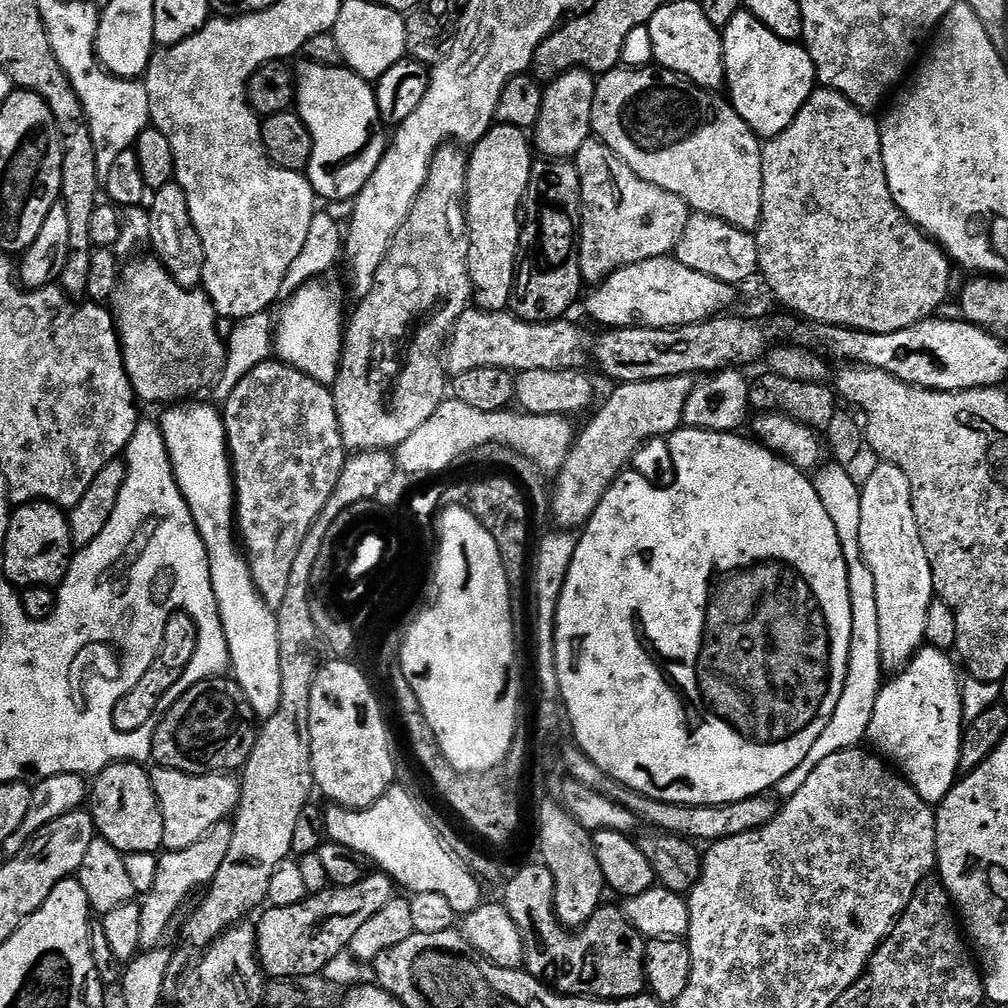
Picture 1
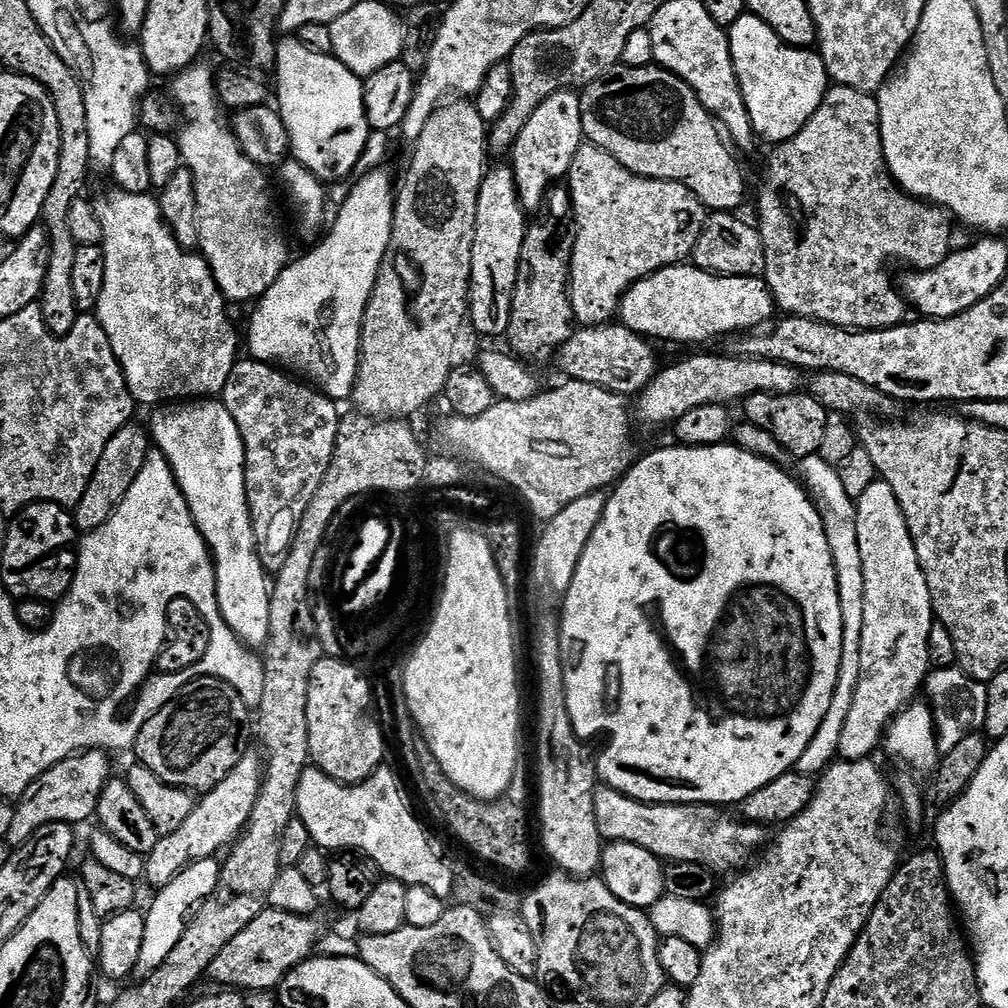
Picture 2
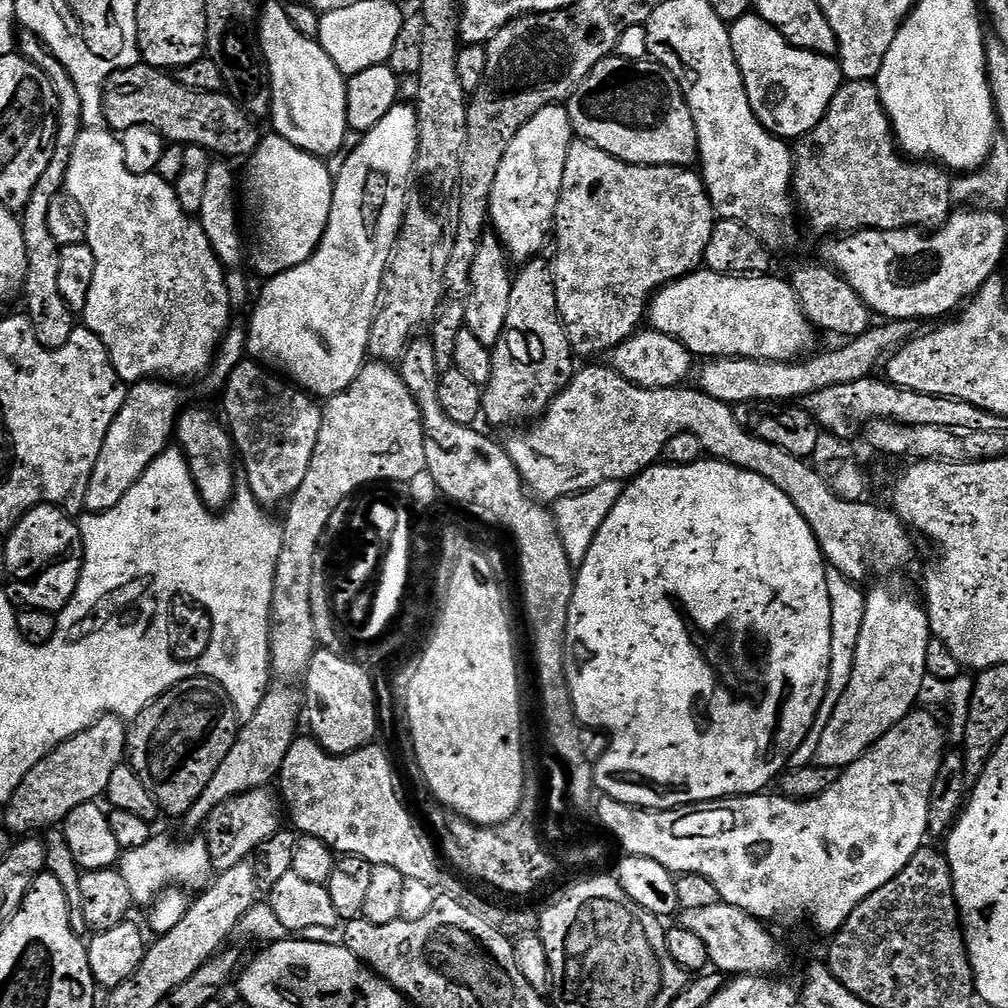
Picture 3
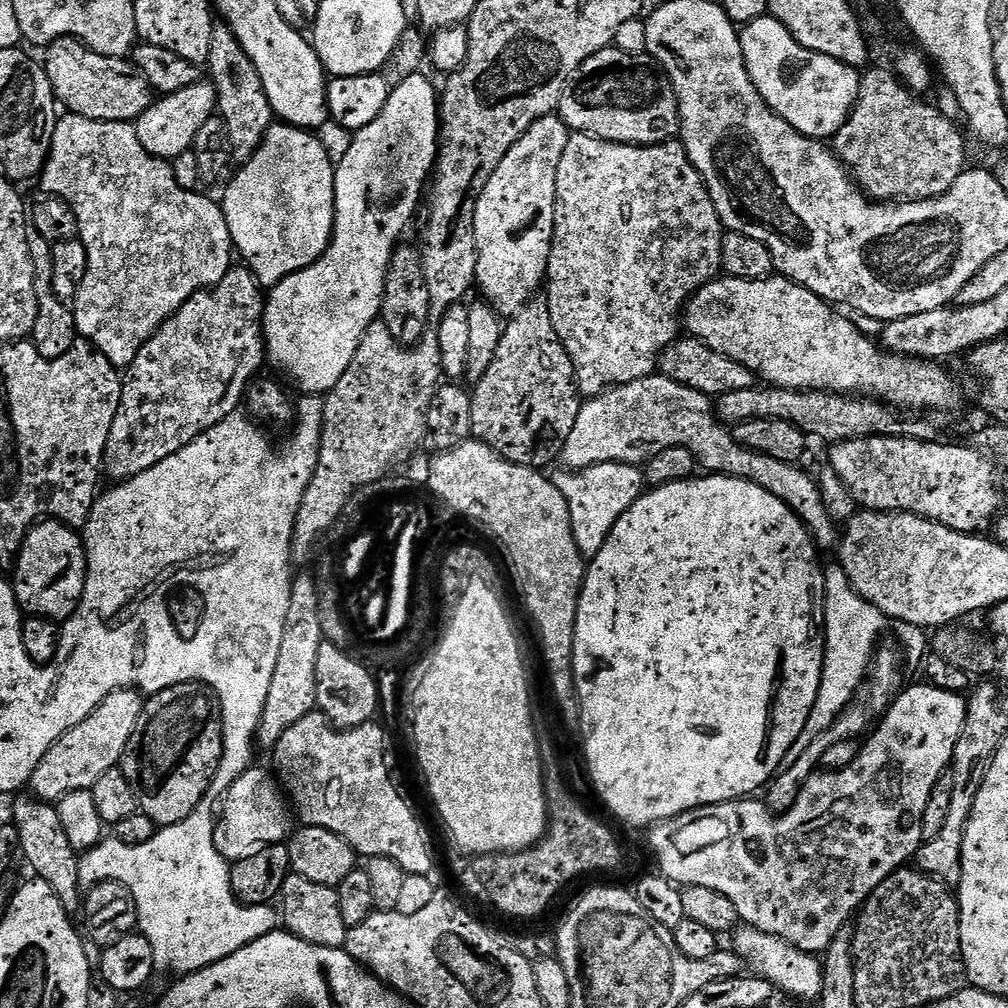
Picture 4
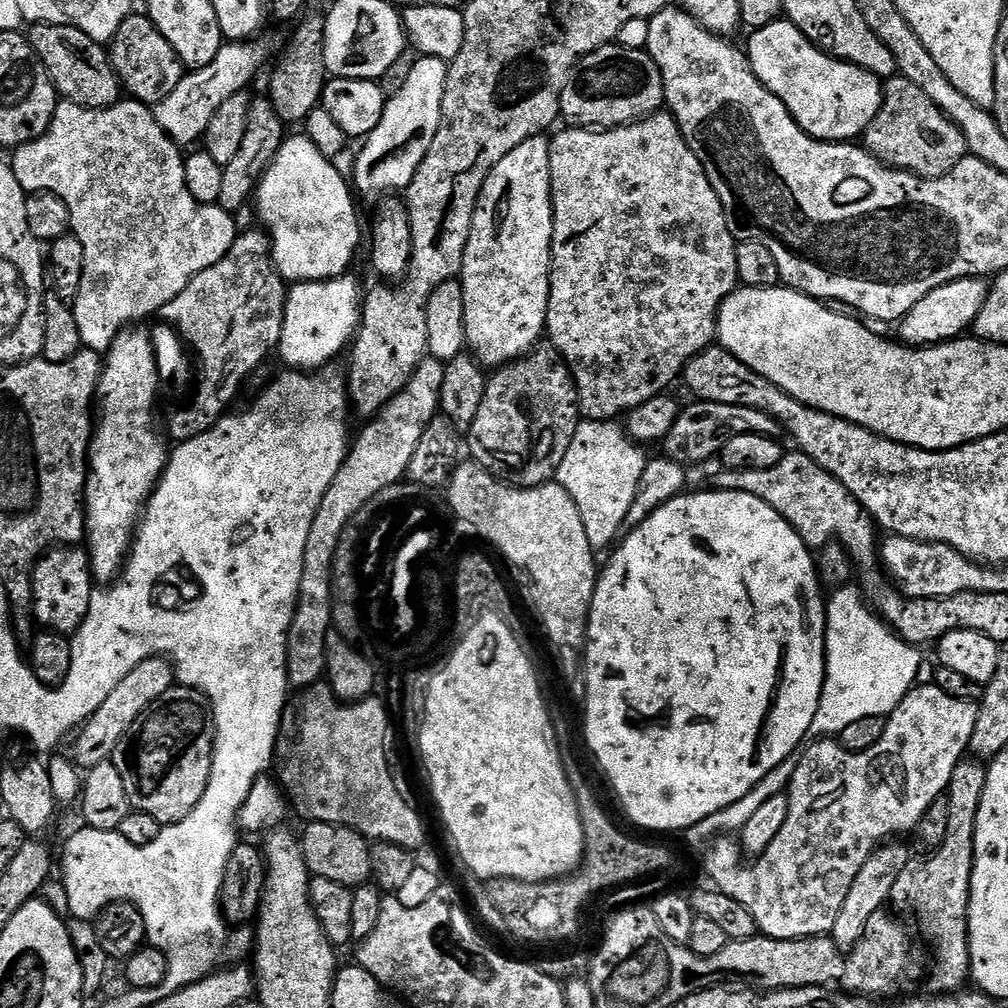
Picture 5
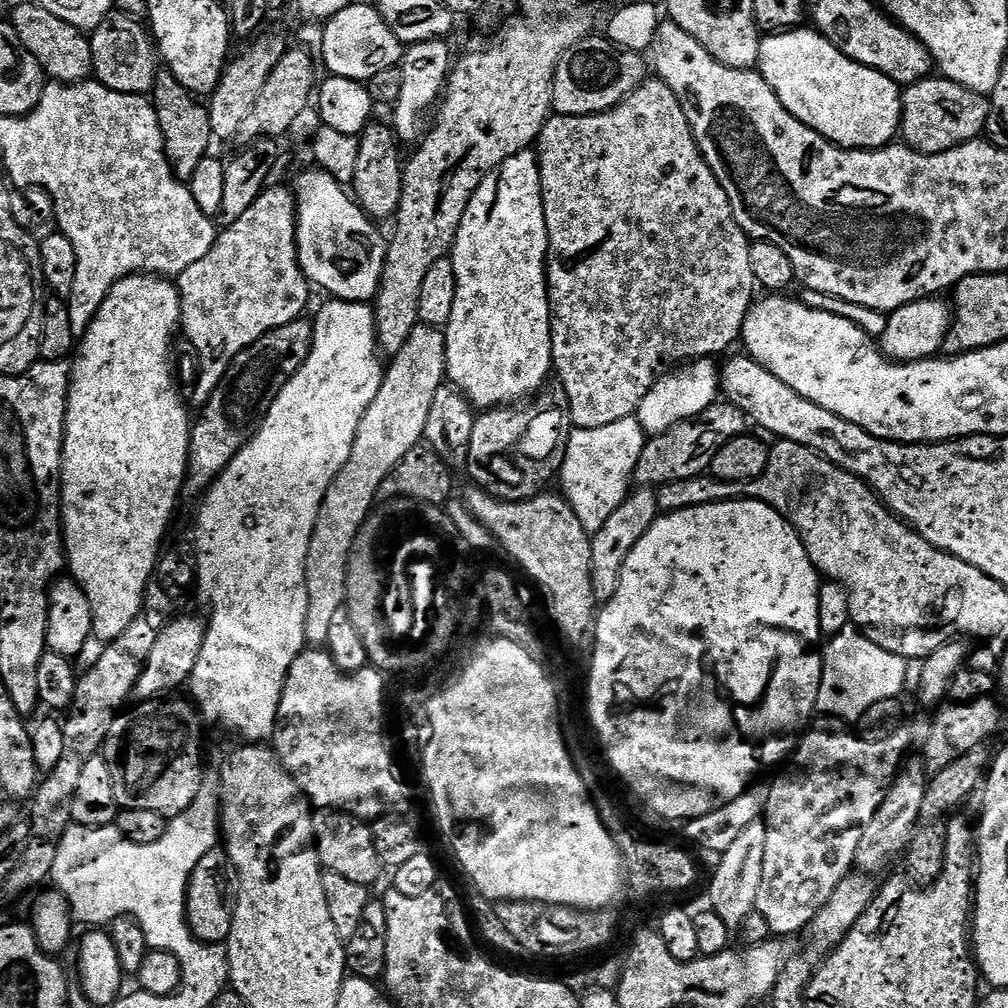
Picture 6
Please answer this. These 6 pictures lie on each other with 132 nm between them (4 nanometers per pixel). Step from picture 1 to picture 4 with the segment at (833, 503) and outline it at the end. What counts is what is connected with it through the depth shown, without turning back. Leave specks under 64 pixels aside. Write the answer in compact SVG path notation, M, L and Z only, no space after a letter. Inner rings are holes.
M825 567L823 574L824 669L818 686L818 698L814 698L814 710L810 710L810 718L803 727L802 734L783 758L780 772L790 770L810 743L814 742L814 738L826 731L847 710L848 705L857 699L878 651L876 643L879 642L880 635L890 627L890 621L882 614L882 610L878 610L873 604L866 602L866 598L856 593L843 568Z

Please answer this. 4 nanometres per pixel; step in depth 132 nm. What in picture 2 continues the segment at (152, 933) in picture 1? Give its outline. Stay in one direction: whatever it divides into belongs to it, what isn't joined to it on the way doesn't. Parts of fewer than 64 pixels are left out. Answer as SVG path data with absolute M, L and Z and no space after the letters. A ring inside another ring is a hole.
M249 750L244 757L214 786L209 792L199 797L193 807L190 818L174 830L174 834L166 834L160 838L158 846L150 850L144 861L143 879L153 884L153 889L165 888L186 866L199 860L211 860L217 855L219 848L227 849L229 844L248 825L250 814L254 810L254 802L258 802L260 787L264 781L264 762L259 751Z

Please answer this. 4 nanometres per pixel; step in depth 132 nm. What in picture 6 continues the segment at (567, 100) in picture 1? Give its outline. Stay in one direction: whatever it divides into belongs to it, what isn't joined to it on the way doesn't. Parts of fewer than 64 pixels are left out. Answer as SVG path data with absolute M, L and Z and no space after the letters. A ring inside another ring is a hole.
M525 150L506 158L506 162L499 164L478 186L466 206L466 214L462 214L450 253L458 290L454 294L454 310L450 310L450 318L443 329L447 379L477 410L527 401L535 397L553 375L547 258L548 231L540 193L540 161L535 151Z

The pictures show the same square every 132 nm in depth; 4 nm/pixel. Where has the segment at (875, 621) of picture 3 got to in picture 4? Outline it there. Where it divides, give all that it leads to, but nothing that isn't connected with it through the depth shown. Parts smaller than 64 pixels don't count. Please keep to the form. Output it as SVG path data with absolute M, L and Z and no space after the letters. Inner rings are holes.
M892 648L886 649L885 652L884 649L877 651L870 669L870 676L871 680L873 679L872 685L870 685L870 680L867 686L861 687L858 693L859 702L849 704L847 710L826 731L820 734L818 738L814 738L814 742L810 743L810 746L799 757L798 762L791 766L790 770L780 772L767 785L766 793L768 792L768 797L766 797L766 803L773 813L788 812L790 806L794 806L794 802L798 802L798 794L802 794L802 786L806 786L806 782L812 777L812 773L823 765L824 755L826 750L830 749L830 746L834 746L835 743L843 740L855 740L863 737L873 723L872 716L880 718L888 711L892 701L896 699L902 688L902 683L900 684L899 654ZM861 702L864 704L860 704ZM868 723L870 723L869 728Z

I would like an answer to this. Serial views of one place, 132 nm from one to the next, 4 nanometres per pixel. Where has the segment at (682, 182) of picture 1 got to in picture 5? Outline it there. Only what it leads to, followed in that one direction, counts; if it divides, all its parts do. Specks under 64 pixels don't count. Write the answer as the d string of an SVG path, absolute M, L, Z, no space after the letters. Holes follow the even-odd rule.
M616 42L603 44L598 50L580 57L560 89L560 116L568 119L569 125L593 130L621 128L623 124L632 124L661 111L665 104L662 74L652 55L642 48L621 48Z

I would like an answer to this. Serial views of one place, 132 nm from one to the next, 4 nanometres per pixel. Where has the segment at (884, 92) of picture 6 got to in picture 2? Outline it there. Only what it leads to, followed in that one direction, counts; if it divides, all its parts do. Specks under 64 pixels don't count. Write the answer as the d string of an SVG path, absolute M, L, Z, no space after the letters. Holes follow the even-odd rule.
M746 14L738 18L727 29L728 45L738 78L746 110L750 114L752 131L764 140L773 140L779 146L785 140L794 138L806 122L822 106L822 98L828 93L830 81L824 60L819 51L807 48L793 48L784 43L766 22L757 16Z

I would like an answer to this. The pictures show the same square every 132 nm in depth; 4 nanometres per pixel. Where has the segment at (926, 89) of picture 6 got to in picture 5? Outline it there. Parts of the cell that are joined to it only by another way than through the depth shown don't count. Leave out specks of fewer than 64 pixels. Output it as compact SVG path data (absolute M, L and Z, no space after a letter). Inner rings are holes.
M897 74L887 77L883 85L882 106L862 137L863 147L871 156L876 157L890 168L912 172L915 176L925 176L929 180L954 170L954 166L958 166L961 158L969 155L962 130L958 130L958 126L954 126L954 122L950 122L950 118L946 118L946 114L942 114L942 110L938 110L938 106L934 106L934 102L930 102L930 98L926 98L926 94L918 90L918 86L914 86L914 82Z

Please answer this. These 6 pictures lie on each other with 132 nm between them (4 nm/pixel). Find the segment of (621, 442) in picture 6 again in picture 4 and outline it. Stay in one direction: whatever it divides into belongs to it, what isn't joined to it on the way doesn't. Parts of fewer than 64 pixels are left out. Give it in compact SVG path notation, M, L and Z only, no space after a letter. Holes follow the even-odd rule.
M606 462L579 470L560 470L560 473L555 473L554 479L562 498L566 498L566 506L570 510L574 542L585 558L596 556L598 550L602 550L602 546L606 546L606 538L610 534L610 530L614 530L614 522L618 522L618 518L622 518L622 514L626 514L626 510L630 510L630 506L634 506L634 502L646 491L644 473L634 464Z

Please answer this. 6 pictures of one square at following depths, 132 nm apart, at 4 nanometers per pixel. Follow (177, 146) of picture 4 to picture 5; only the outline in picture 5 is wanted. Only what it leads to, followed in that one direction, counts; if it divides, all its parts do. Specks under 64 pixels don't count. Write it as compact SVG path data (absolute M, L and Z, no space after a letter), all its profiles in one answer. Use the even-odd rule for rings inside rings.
M224 42L210 66L193 68L178 82L174 94L155 105L154 111L158 126L166 132L174 143L181 146L192 144L203 137L206 126L210 126L210 118L226 102L226 98L234 98L234 94L245 91L248 83L260 72L260 67L268 60L268 56L256 45L256 42Z

